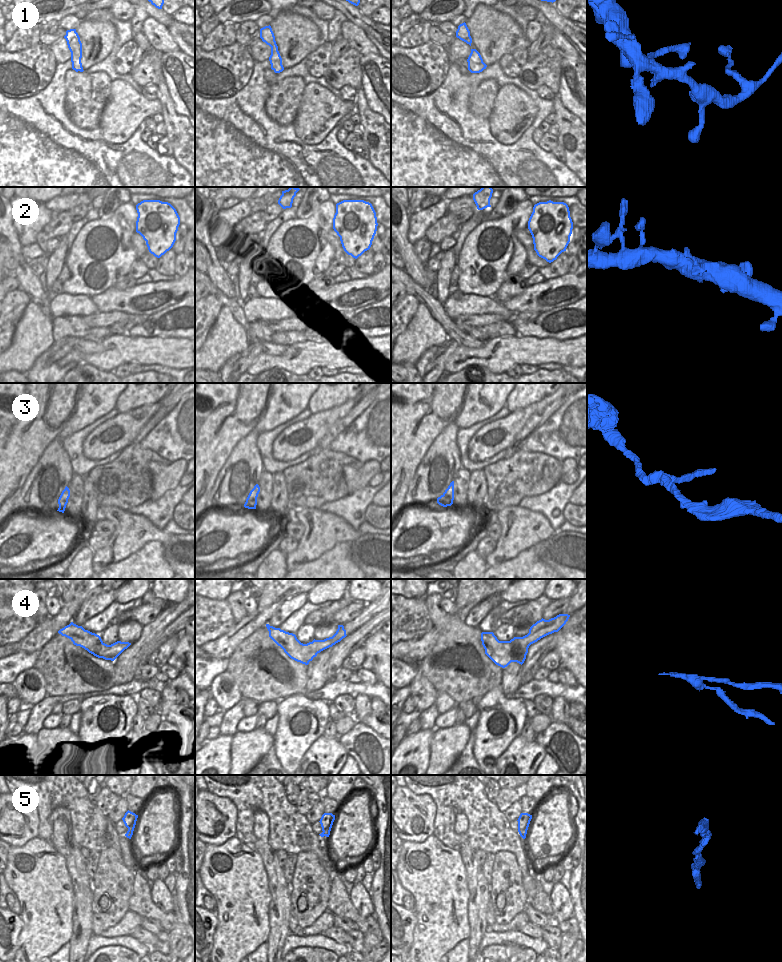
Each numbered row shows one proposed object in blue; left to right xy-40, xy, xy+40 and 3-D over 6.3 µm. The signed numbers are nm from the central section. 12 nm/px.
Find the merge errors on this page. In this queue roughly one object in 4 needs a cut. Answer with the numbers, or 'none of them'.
1, 4

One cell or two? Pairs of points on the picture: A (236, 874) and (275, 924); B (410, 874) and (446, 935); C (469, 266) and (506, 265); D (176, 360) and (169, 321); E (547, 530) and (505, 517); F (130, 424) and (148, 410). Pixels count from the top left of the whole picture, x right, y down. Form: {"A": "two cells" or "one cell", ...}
{"A": "two cells", "B": "one cell", "C": "one cell", "D": "two cells", "E": "one cell", "F": "one cell"}

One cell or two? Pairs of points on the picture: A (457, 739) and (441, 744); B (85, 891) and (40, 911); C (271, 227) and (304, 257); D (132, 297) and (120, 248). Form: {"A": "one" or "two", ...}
{"A": "one", "B": "two", "C": "two", "D": "two"}

